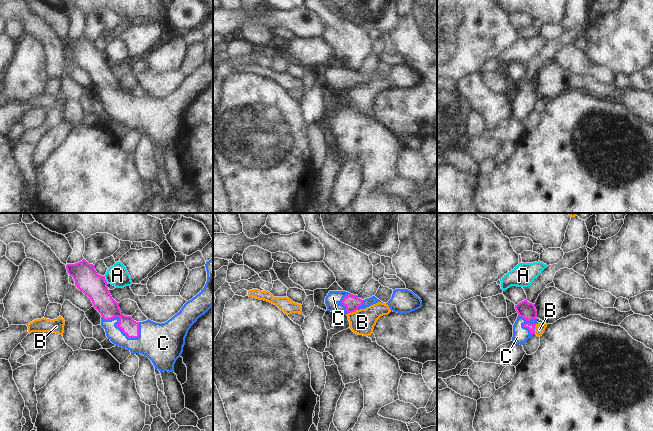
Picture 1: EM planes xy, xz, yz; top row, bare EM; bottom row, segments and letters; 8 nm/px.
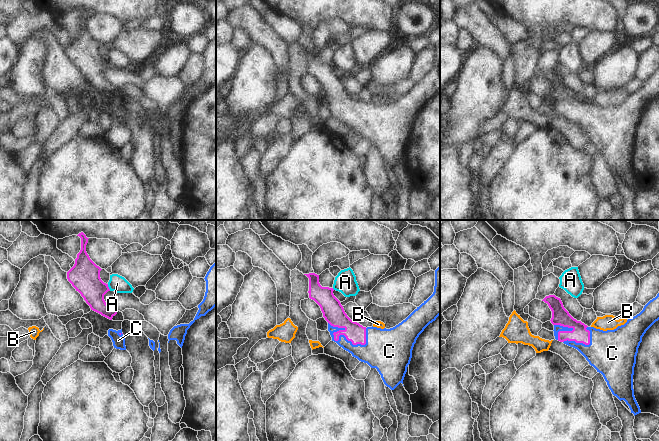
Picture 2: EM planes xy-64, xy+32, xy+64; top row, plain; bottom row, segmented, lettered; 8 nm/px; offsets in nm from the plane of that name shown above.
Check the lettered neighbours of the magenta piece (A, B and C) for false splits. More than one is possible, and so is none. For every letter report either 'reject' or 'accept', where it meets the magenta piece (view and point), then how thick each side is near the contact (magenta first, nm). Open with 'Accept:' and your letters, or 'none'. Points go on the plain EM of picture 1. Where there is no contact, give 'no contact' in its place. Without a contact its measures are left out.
Accept: C
A: reject | xy (105, 56) | 200/180 nm
B: reject | xz (352, 87) | 120/200 nm
C: accept | xy (116, 101) | 160/130 nm

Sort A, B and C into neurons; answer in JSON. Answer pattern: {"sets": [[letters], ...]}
{"sets": [["A"], ["B"], ["C"]]}

